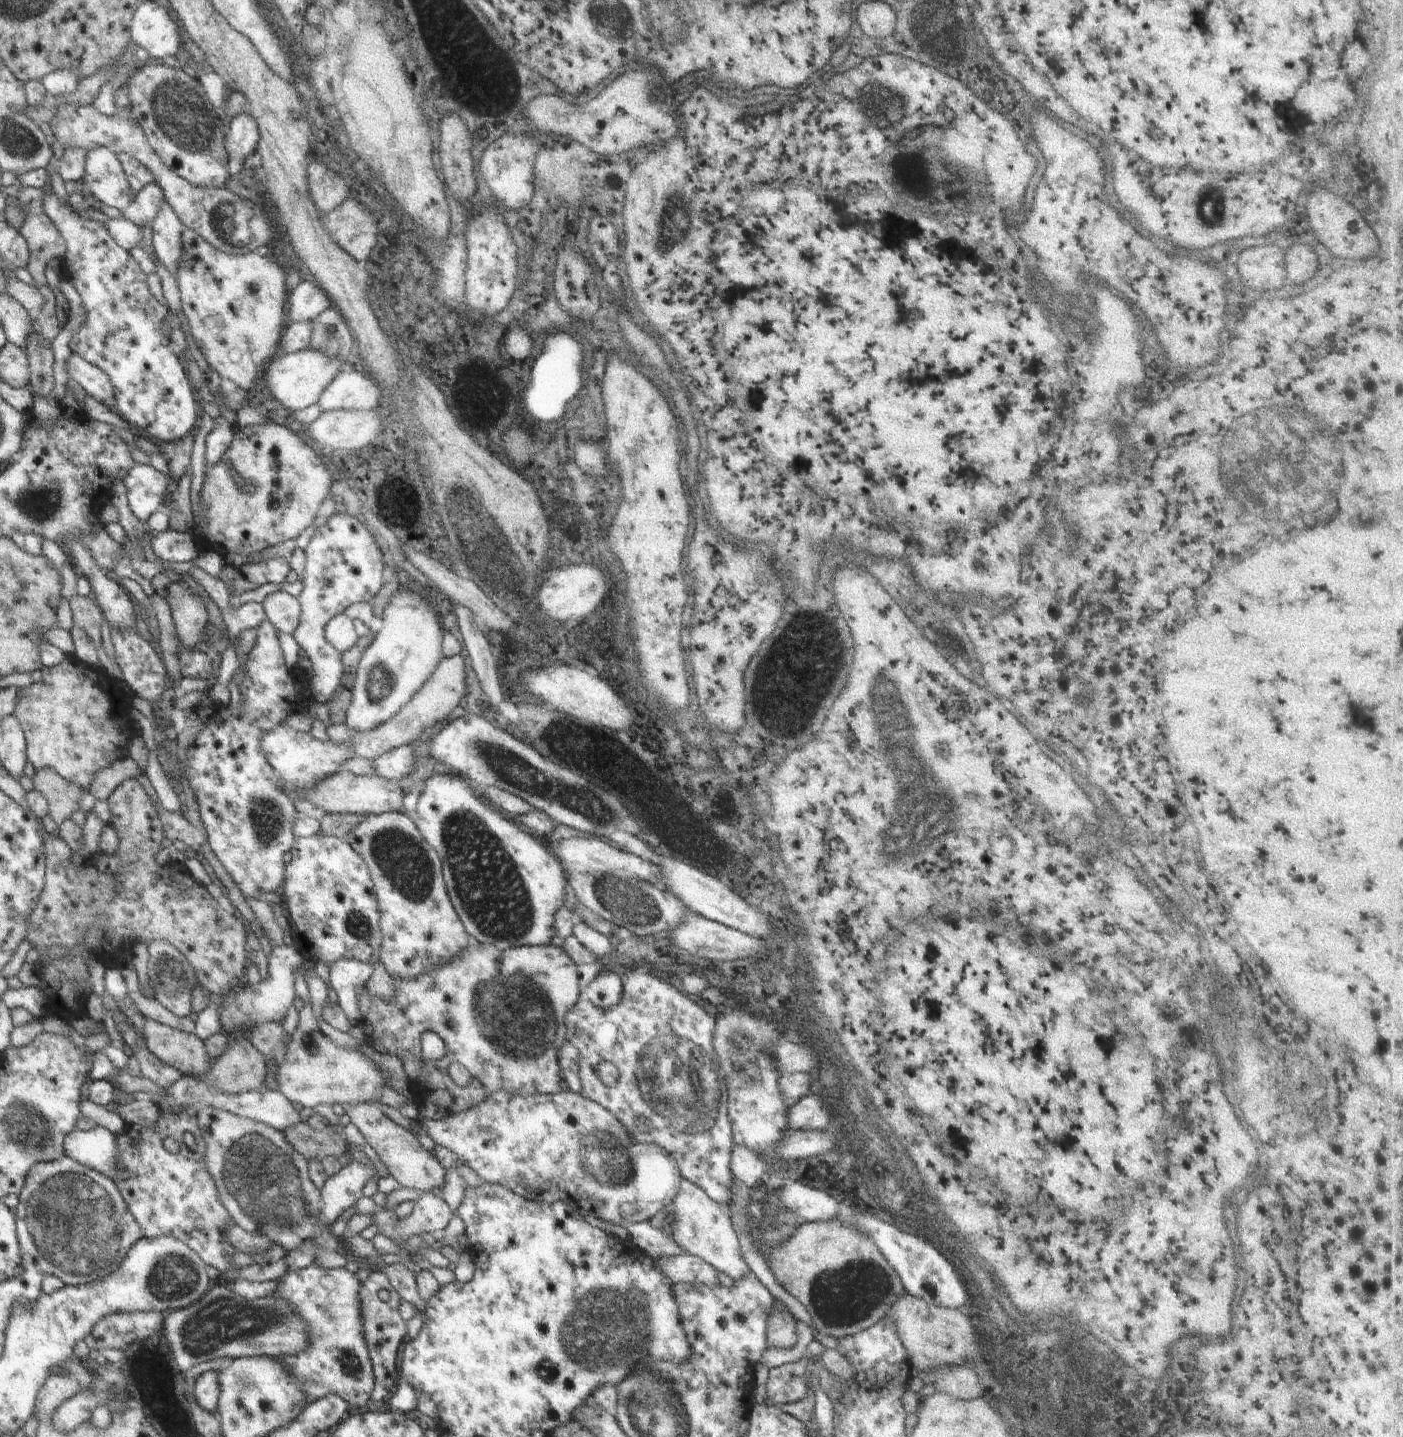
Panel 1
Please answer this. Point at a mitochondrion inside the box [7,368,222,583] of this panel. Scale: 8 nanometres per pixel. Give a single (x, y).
(42, 504)

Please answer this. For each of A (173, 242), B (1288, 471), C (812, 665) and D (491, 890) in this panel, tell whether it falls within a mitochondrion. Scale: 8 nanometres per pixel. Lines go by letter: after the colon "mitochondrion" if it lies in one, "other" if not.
A: other
B: mitochondrion
C: mitochondrion
D: mitochondrion

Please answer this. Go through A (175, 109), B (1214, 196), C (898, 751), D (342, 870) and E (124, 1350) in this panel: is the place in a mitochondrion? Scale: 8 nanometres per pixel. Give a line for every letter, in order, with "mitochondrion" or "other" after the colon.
A: mitochondrion
B: mitochondrion
C: mitochondrion
D: other
E: other

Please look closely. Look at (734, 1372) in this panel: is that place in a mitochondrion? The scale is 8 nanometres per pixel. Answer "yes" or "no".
no

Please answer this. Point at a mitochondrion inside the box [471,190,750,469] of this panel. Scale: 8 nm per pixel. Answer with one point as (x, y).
(680, 219)

